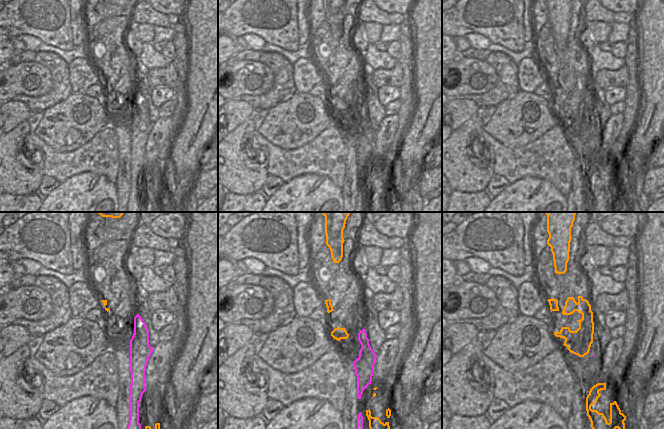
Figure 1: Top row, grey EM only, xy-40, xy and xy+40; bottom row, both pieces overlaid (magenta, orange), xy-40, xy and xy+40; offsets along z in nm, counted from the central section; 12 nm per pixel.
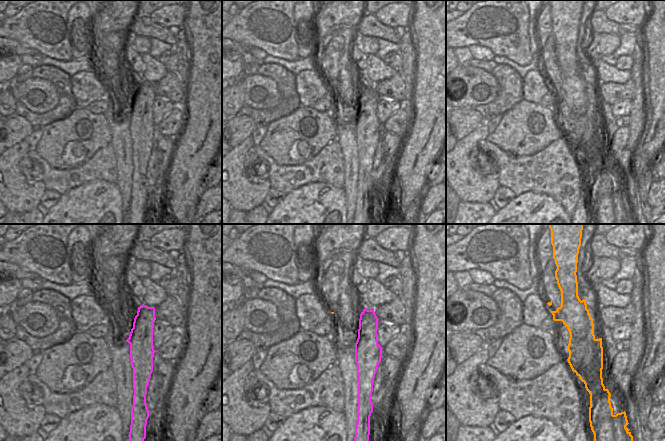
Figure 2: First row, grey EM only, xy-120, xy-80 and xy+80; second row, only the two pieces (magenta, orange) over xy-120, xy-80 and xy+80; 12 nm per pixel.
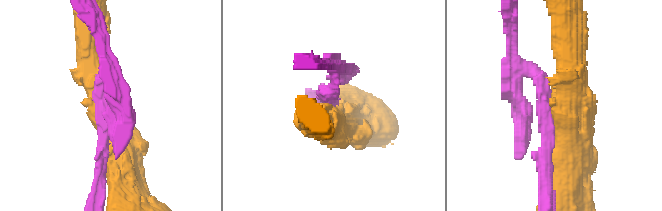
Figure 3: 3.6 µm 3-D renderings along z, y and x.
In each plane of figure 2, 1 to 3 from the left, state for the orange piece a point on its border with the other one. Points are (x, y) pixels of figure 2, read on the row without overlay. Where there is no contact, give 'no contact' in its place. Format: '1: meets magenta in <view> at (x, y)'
1: no contact
2: no contact
3: no contact

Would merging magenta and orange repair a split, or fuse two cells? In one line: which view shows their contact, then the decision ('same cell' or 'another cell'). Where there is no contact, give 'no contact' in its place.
no contact; another cell

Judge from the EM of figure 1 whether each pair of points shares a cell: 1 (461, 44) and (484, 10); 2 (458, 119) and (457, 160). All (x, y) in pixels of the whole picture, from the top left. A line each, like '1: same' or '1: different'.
1: different
2: different

